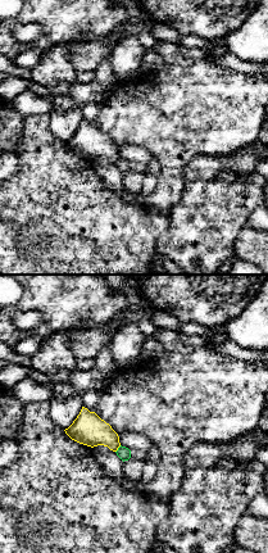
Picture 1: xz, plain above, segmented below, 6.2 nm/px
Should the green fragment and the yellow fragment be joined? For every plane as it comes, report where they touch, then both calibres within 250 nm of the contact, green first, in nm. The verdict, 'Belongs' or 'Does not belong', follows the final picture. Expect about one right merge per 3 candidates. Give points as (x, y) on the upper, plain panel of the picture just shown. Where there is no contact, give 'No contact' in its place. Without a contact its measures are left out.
Touches green at (118, 162). Thickness 80 nm (green) against 200 nm

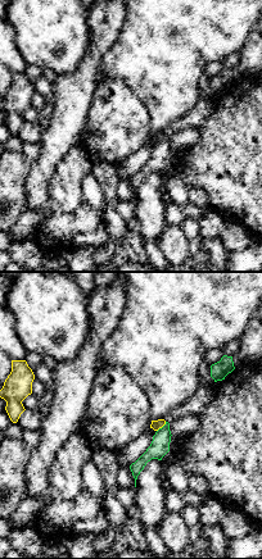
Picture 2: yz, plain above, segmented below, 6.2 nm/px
Touches green at (162, 140). Thickness 120 nm (green) against 60 nm

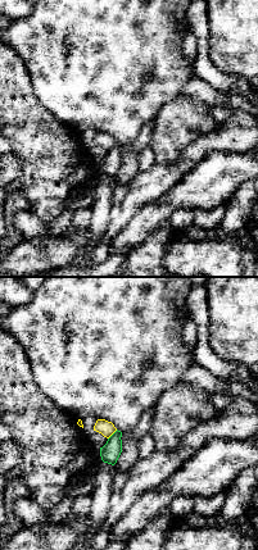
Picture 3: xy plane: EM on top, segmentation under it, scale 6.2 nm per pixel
Touches green at (112, 148). Thickness 120 nm (green) against 100 nm

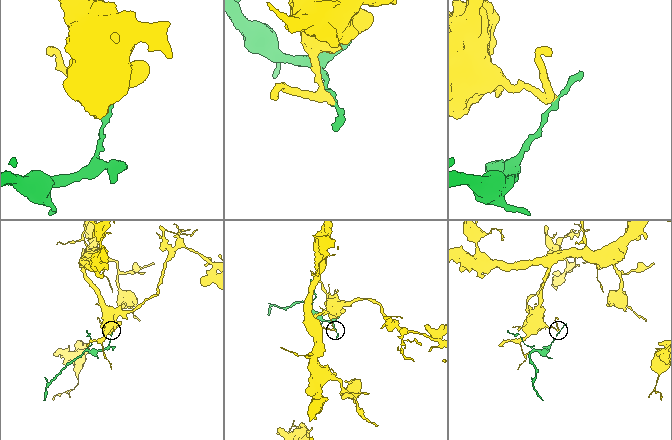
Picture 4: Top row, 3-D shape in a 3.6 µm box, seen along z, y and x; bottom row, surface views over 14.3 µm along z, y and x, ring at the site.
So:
Does not belong

